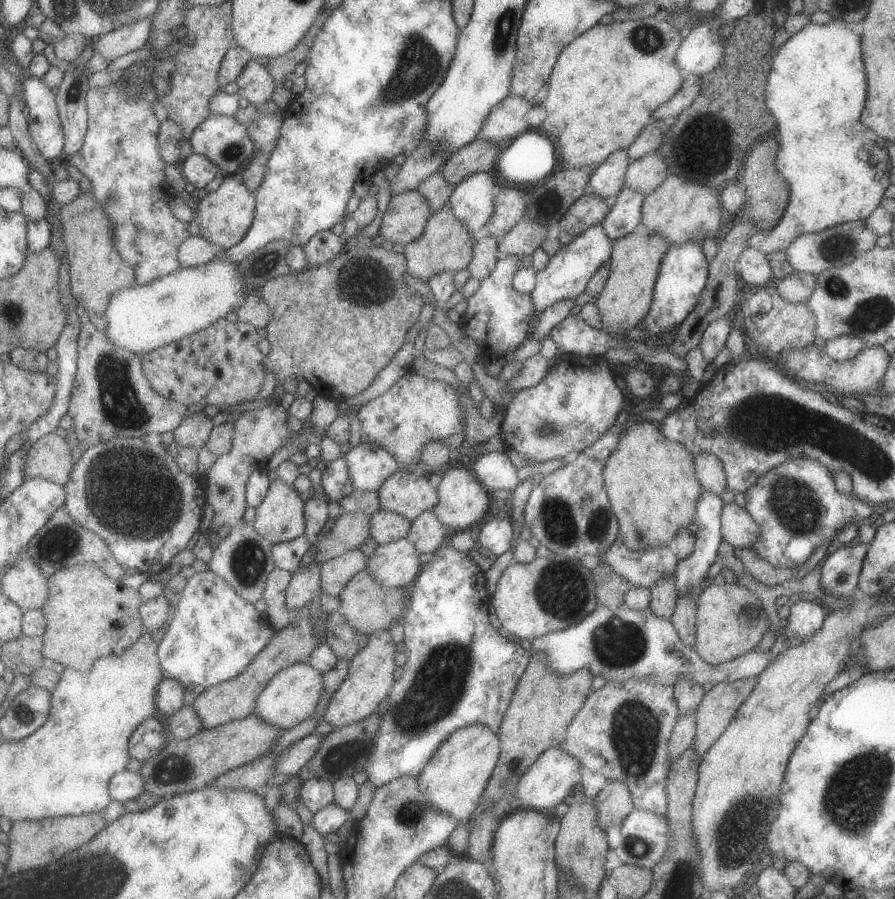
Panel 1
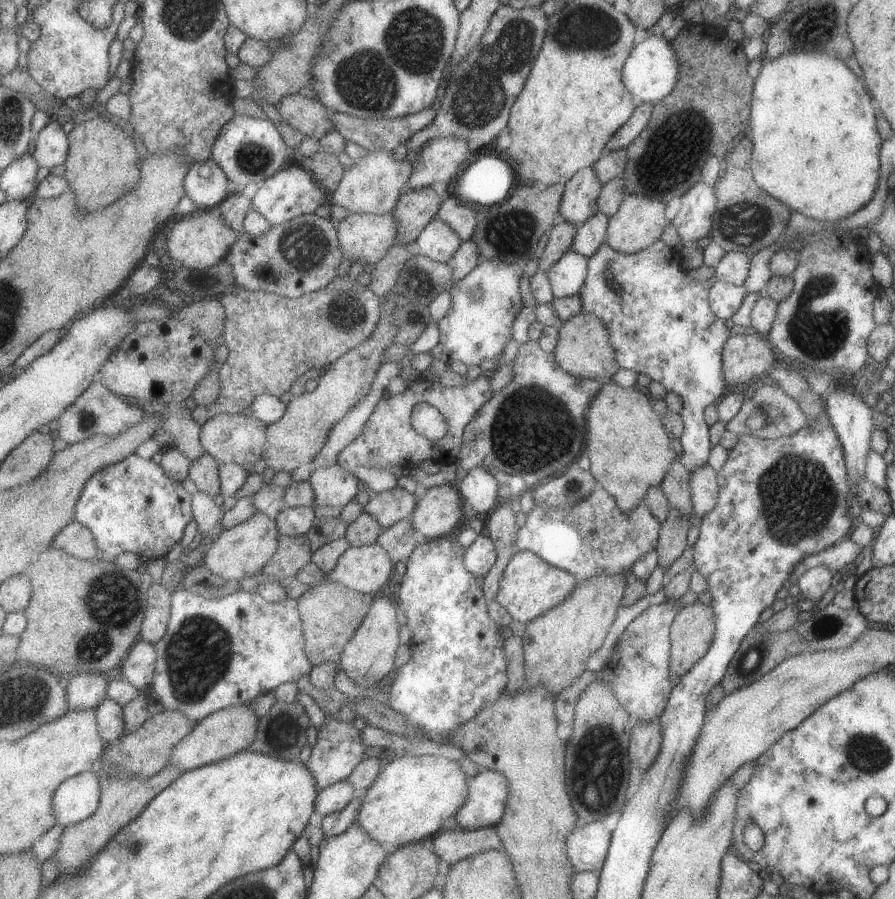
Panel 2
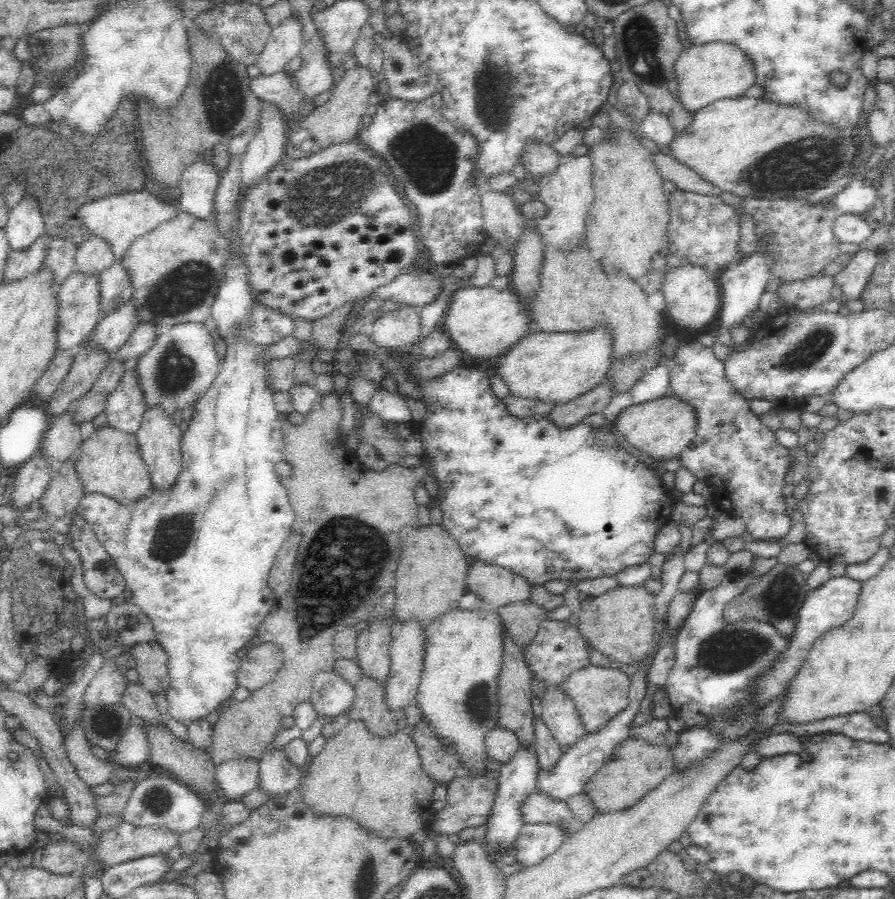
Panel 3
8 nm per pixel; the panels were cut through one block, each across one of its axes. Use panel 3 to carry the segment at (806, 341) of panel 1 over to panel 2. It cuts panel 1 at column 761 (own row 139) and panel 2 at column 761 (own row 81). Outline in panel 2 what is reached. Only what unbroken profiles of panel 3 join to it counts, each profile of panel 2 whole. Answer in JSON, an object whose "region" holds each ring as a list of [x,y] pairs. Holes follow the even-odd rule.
{"region":[[[760,333],[748,335],[728,336],[723,343],[721,352],[721,368],[725,384],[729,386],[739,386],[739,384],[749,384],[755,376],[760,377],[766,374],[772,366],[781,361],[778,353],[769,344],[767,338]]]}

